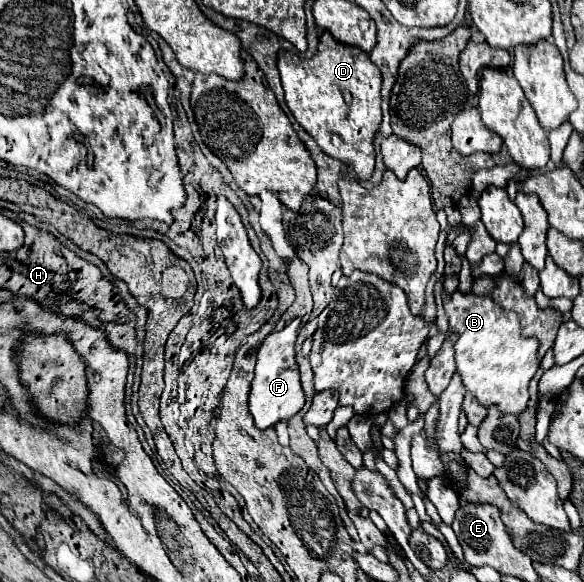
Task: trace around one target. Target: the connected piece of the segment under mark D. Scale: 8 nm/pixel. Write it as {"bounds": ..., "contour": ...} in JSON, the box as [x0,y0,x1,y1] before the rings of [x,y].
{"bounds":[278,32,382,180],"contour":[[[322,32],[318,52],[308,60],[280,50],[278,70],[286,92],[286,106],[296,122],[302,124],[328,156],[348,164],[360,180],[368,180],[374,170],[374,134],[382,122],[382,78],[368,54],[356,46],[338,42],[330,32]]]}

